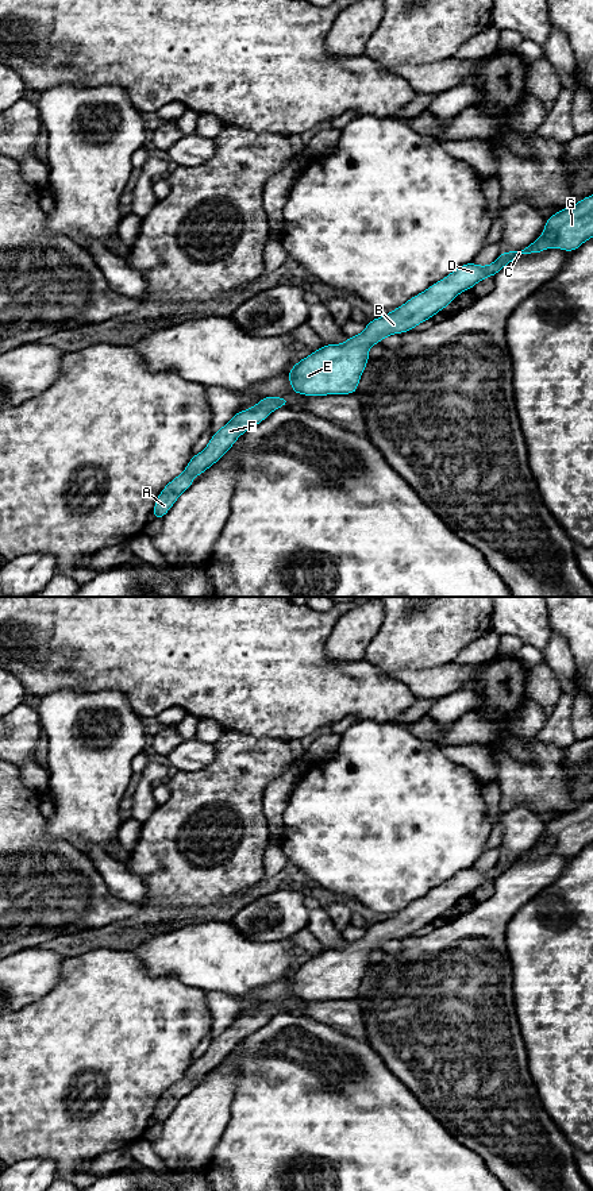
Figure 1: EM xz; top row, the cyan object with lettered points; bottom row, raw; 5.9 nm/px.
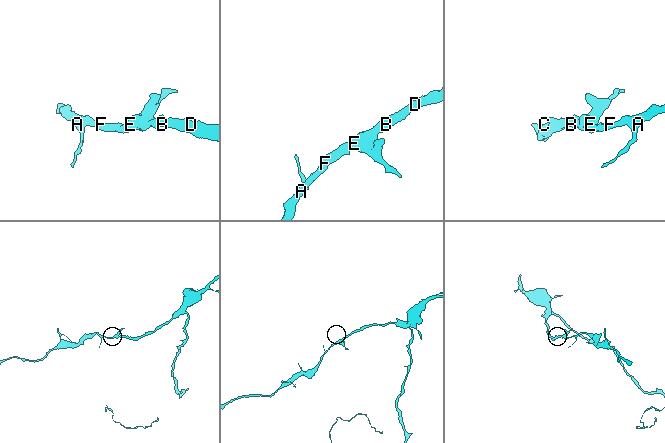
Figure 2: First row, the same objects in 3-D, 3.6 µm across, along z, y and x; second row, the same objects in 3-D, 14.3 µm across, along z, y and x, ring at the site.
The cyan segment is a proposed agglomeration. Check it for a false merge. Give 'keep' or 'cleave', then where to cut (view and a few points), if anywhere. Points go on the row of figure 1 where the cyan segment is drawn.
keep | no cut

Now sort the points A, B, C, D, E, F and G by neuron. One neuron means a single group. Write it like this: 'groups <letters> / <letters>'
groups A B C D E F G

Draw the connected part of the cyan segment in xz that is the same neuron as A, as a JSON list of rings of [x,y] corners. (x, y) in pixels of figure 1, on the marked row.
[[[263,396],[250,409],[234,413],[231,420],[212,435],[208,446],[200,454],[190,458],[185,470],[162,489],[153,509],[153,520],[161,520],[174,505],[180,494],[192,486],[195,482],[193,477],[205,473],[222,459],[242,433],[262,423],[273,411],[289,404],[289,397]]]

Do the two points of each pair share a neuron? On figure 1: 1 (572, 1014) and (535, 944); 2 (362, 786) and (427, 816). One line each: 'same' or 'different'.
1: same
2: same

